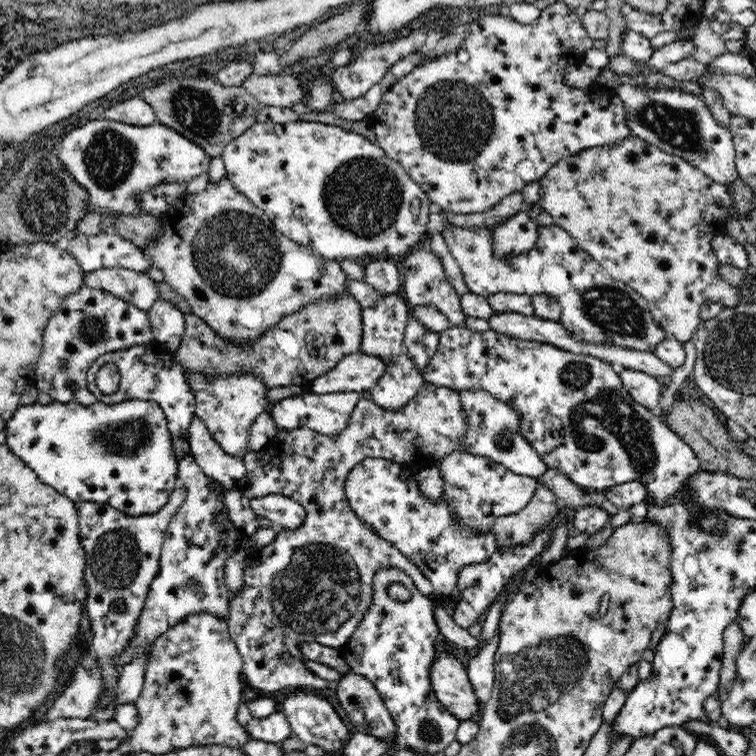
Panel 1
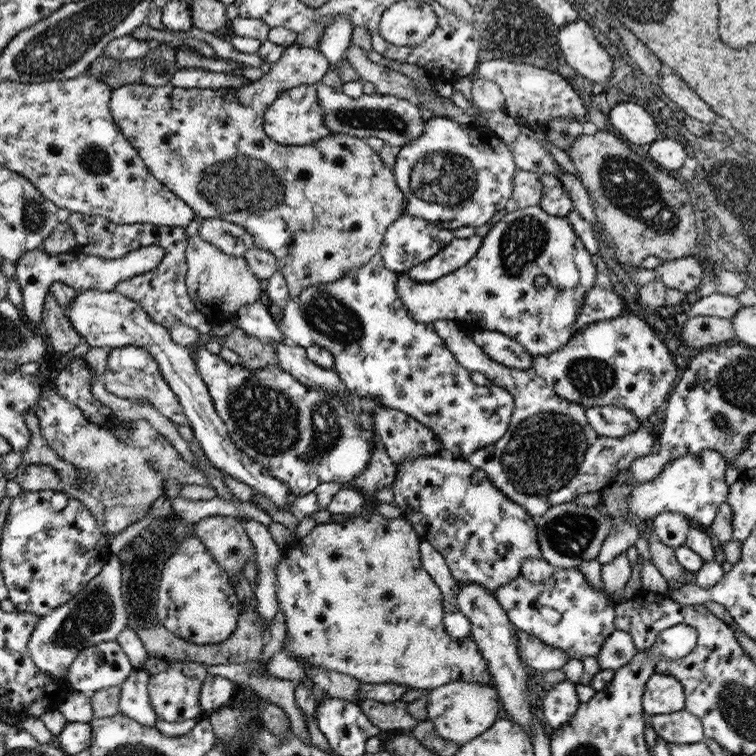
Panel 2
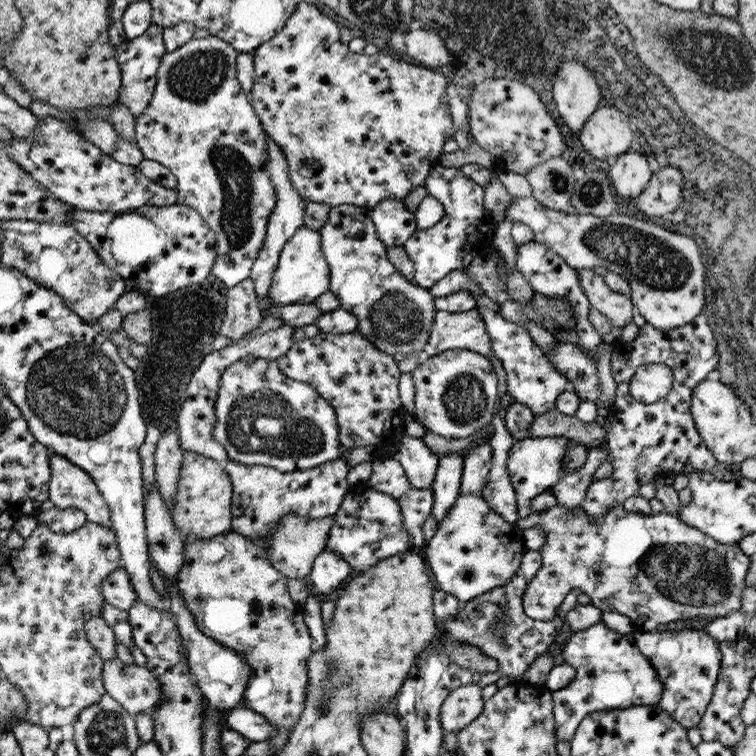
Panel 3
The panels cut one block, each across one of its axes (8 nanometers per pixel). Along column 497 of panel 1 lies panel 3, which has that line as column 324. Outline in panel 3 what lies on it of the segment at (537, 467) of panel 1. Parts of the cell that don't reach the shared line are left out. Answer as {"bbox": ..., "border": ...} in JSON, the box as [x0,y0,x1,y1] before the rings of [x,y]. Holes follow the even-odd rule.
{"bbox":[213,358,339,472],"border":[[[243,358],[227,368],[221,376],[221,388],[215,402],[215,416],[219,418],[213,428],[213,438],[227,450],[231,460],[247,466],[269,466],[279,472],[299,472],[327,464],[339,458],[339,424],[335,408],[319,396],[319,392],[299,380],[291,380],[281,372],[277,360]]]}

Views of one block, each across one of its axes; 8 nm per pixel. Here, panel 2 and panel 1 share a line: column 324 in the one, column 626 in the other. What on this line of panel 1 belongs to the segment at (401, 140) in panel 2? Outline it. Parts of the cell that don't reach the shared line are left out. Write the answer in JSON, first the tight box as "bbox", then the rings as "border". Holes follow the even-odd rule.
{"bbox":[614,86,740,186],"border":[[[620,86],[614,90],[630,114],[630,132],[634,138],[644,140],[646,144],[654,144],[662,152],[686,160],[692,168],[702,170],[708,178],[718,184],[730,186],[740,180],[736,170],[736,148],[732,140],[732,132],[724,130],[710,114],[708,106],[682,90],[642,90],[636,86]]]}

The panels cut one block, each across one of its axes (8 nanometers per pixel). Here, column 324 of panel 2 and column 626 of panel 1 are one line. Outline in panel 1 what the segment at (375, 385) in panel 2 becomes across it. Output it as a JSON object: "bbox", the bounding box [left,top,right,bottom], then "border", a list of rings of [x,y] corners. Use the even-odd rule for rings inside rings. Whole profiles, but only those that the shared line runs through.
{"bbox":[440,224,666,352],"border":[[[538,224],[538,240],[536,240],[536,248],[532,248],[528,254],[514,254],[508,258],[496,258],[494,252],[494,244],[492,244],[492,232],[488,228],[458,228],[458,226],[450,226],[446,230],[440,232],[440,236],[444,238],[452,258],[456,260],[456,264],[462,268],[464,274],[464,282],[466,288],[470,290],[470,294],[478,294],[478,296],[490,296],[496,292],[504,292],[504,294],[546,294],[552,296],[560,302],[562,306],[562,318],[560,324],[564,324],[564,328],[576,338],[582,340],[586,344],[616,344],[616,346],[624,346],[628,350],[640,350],[640,352],[652,352],[666,336],[666,332],[660,328],[660,324],[652,318],[650,314],[650,306],[648,302],[626,282],[620,280],[612,280],[608,276],[608,272],[604,272],[580,246],[578,240],[572,238],[570,232],[566,232],[560,226],[540,226]]]}

